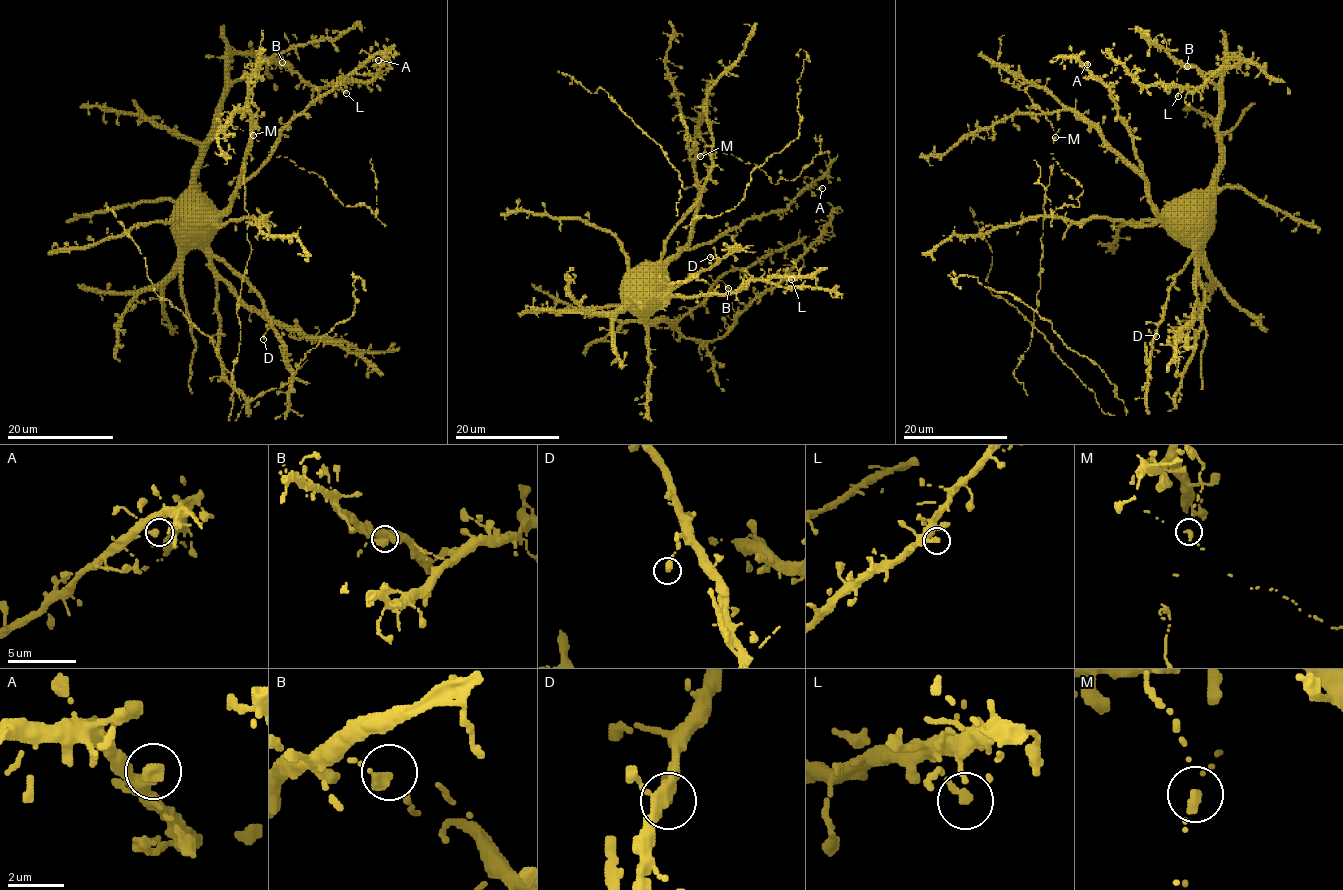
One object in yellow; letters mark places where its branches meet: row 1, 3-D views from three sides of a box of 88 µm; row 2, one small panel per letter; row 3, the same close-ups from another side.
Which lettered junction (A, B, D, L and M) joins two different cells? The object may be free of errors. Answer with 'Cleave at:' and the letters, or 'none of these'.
Cleave at: M

